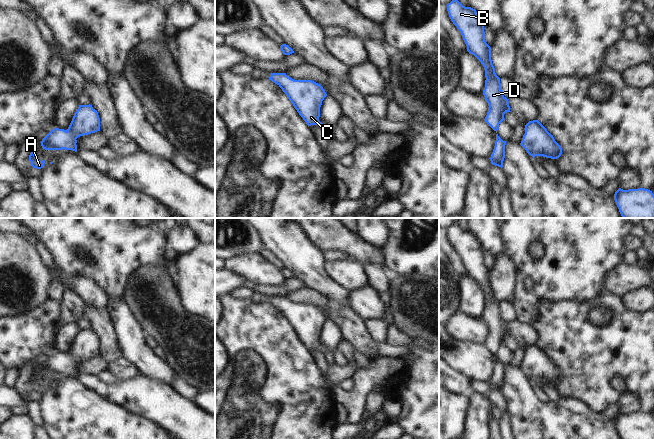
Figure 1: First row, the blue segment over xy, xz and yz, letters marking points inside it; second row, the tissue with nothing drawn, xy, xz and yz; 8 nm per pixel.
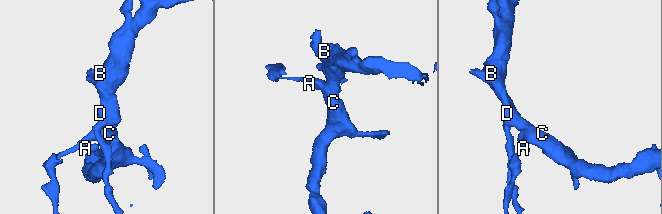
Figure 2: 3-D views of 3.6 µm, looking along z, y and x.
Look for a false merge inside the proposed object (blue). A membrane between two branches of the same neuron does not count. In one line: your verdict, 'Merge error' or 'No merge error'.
No merge error.

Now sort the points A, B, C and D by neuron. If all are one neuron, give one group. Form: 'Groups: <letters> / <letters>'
Groups: A B C D.

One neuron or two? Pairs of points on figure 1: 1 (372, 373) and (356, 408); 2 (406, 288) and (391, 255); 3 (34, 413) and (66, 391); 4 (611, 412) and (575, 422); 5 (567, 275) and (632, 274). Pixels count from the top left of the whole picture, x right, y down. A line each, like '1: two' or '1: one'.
1: one
2: two
3: two
4: two
5: two

